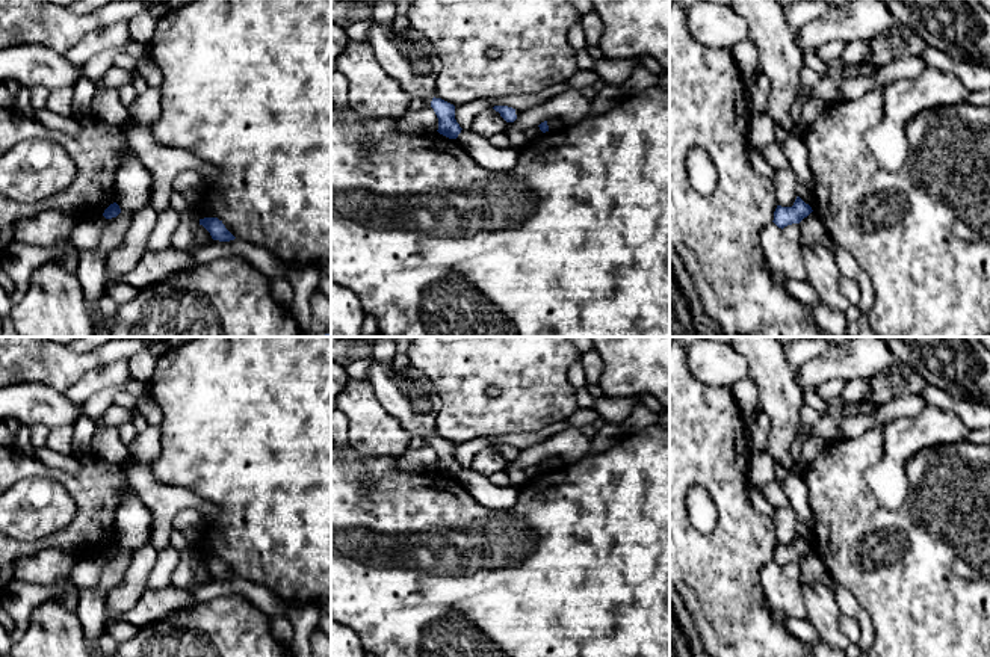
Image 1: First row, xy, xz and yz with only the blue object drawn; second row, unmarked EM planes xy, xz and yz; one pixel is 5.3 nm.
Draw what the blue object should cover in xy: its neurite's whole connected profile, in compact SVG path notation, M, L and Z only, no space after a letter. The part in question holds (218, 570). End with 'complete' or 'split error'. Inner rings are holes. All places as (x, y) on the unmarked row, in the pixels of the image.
M218 556L200 557L200 563L210 571L213 578L230 580L236 577Z; complete

